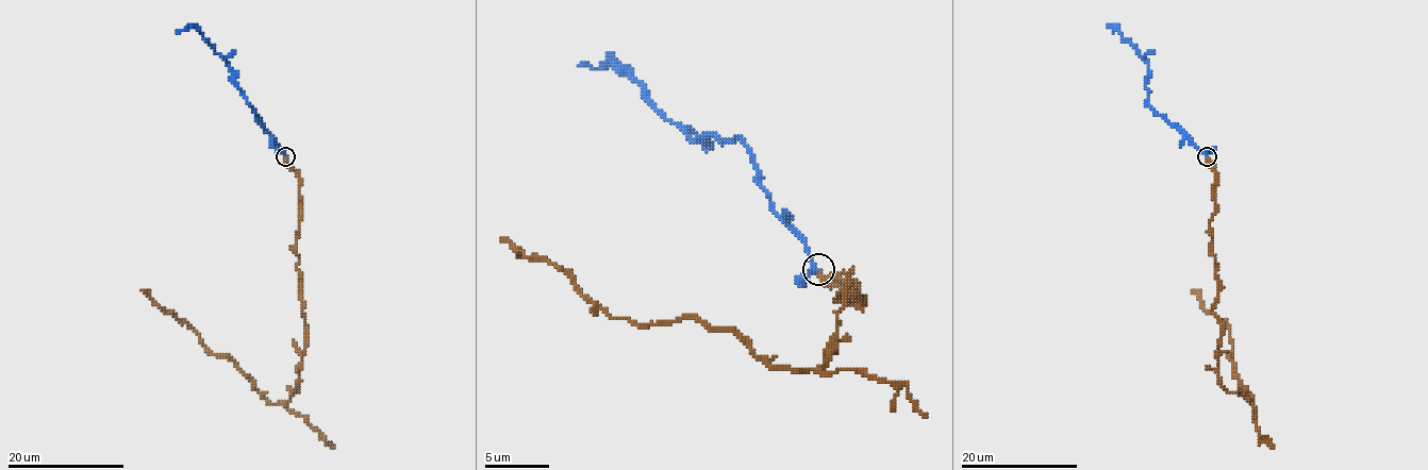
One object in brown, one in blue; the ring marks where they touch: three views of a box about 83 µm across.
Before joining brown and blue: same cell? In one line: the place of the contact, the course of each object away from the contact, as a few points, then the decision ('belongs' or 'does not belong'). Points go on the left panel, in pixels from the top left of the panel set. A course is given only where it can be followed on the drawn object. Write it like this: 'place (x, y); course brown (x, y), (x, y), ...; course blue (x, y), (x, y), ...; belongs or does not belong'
place (285, 156); course brown (285, 156), (300, 180), (305, 324), (286, 403), (271, 405), (140, 290); course blue (285, 156), (248, 103), (228, 63), (193, 27), (176, 32); belongs

